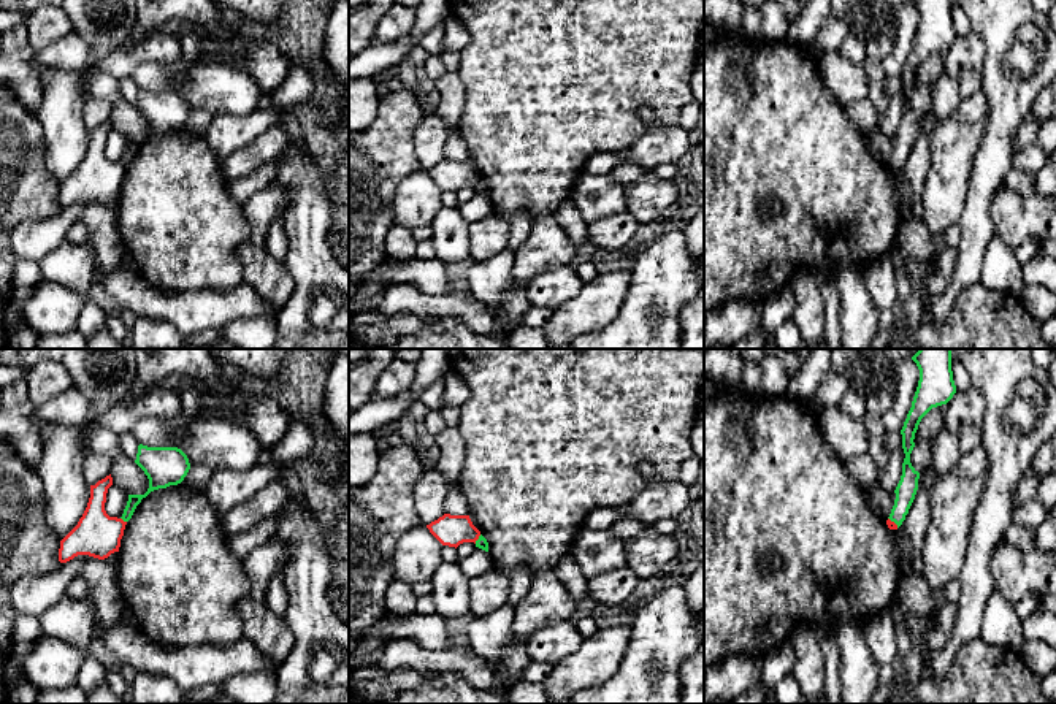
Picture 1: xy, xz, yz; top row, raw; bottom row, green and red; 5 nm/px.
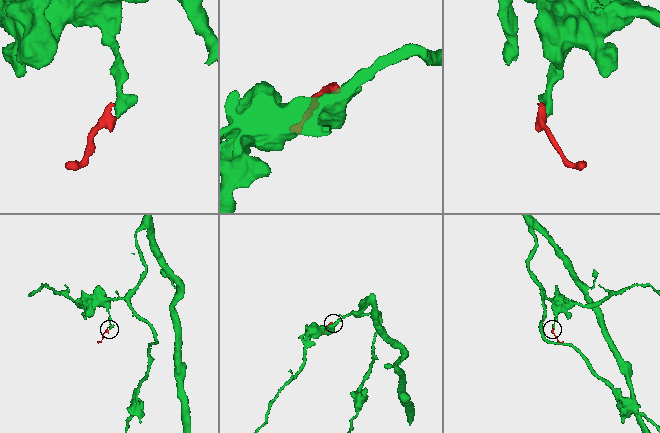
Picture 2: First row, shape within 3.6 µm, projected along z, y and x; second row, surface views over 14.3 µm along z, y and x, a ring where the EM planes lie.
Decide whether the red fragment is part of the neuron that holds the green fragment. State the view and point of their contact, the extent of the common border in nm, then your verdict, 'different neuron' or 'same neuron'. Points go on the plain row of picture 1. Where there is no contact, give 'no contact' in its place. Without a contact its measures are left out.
xy (124, 165) | 40 nm | different neuron

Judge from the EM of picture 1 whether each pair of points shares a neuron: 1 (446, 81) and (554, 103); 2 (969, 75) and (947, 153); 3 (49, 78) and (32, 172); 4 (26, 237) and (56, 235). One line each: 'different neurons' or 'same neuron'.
1: different neurons
2: different neurons
3: different neurons
4: same neuron

